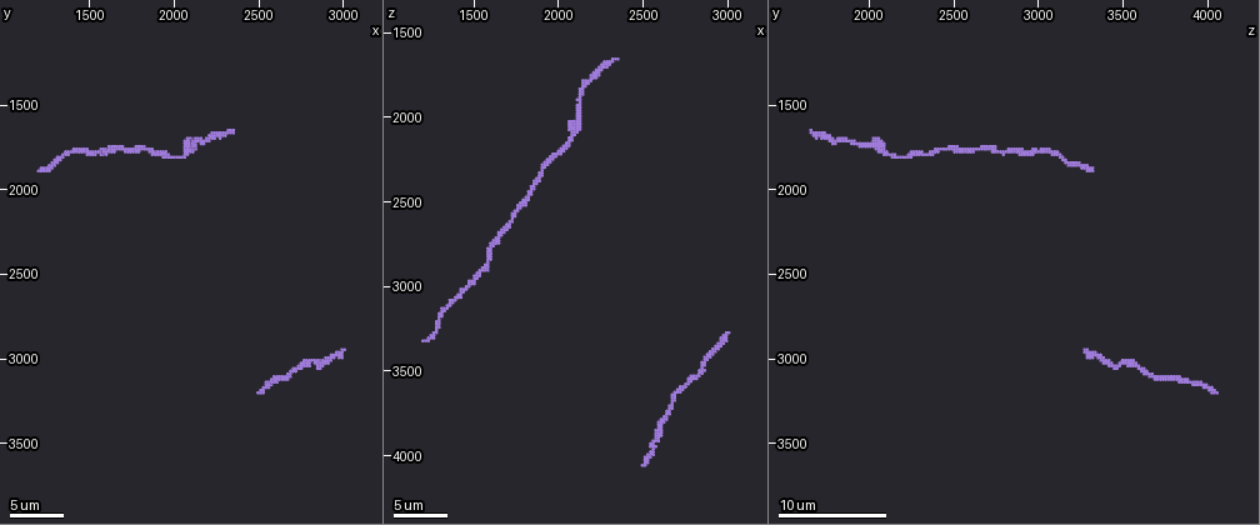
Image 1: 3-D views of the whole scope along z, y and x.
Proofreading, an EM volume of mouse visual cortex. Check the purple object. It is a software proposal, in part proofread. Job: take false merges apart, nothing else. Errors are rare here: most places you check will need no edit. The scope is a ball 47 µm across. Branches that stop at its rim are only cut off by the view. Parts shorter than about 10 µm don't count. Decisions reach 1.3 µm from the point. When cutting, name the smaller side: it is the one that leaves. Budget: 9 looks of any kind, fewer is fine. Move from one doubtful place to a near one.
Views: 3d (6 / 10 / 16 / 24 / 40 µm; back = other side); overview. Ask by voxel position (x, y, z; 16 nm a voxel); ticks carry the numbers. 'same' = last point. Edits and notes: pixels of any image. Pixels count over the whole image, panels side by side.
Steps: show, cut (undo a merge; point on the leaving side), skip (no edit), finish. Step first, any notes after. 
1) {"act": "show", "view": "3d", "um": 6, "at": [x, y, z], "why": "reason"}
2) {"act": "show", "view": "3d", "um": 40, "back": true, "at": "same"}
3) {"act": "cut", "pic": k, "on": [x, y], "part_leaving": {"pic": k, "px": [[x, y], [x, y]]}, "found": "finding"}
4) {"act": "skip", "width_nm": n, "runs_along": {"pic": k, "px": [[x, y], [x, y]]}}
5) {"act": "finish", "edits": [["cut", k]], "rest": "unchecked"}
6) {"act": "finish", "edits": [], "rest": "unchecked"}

{"act": "show", "view": "3d", "um": 10, "at": [2760, 3020, 3560], "why": "narrows sharply"}

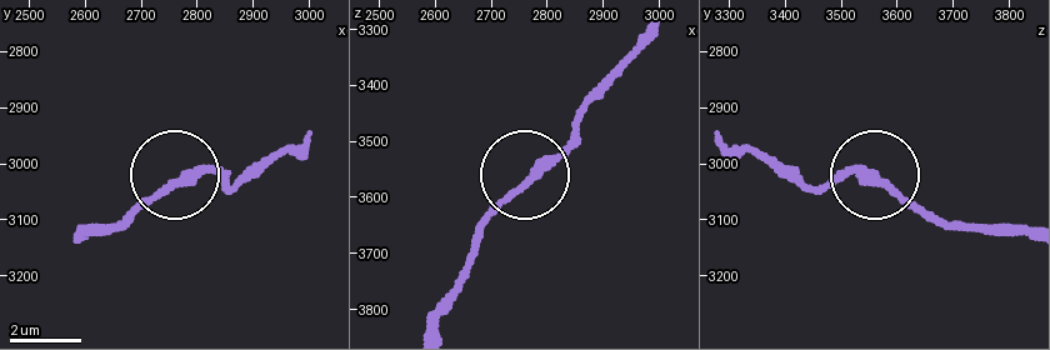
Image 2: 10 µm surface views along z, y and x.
{"act": "show", "view": "3d", "um": 6, "at": [2780, 3020, 3555]}

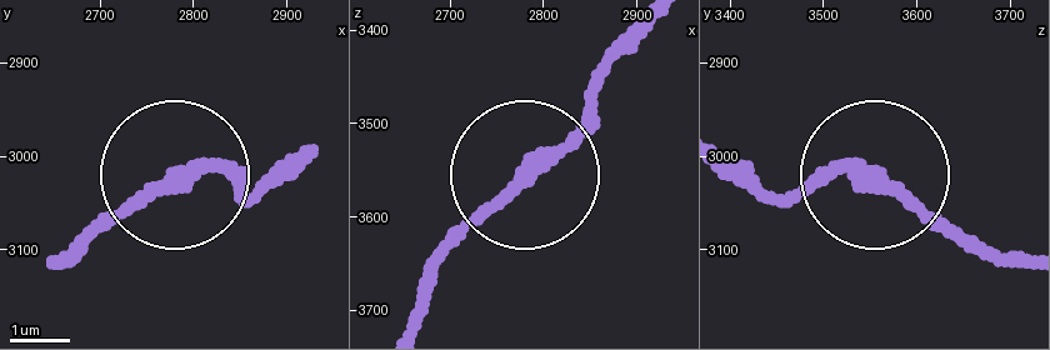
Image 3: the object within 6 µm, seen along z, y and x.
{"act": "skip", "width_nm": 270, "found": "one neuron here"}

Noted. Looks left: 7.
{"act": "show", "view": "3d", "um": 16, "at": [1880, 1800, 2340], "why": "calibre changes"}

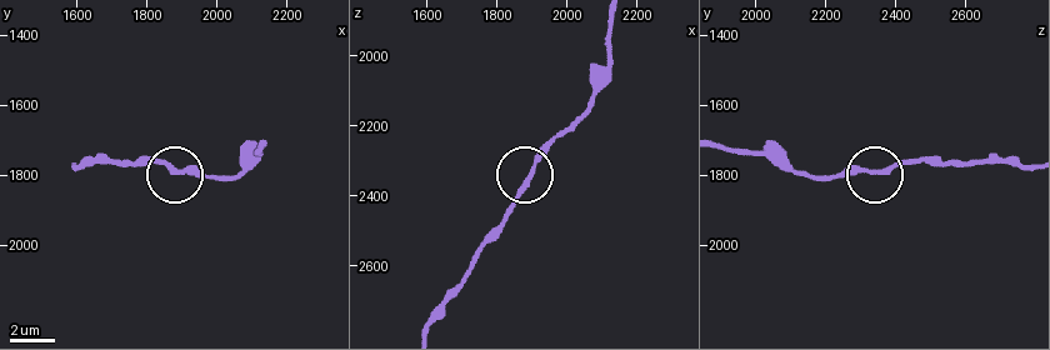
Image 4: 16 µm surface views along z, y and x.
{"act": "skip", "width_nm": 220, "found": "continuous, no second neuron"}

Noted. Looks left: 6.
{"act": "show", "view": "3d", "um": 6, "at": [2120, 1740, 2000], "why": "sudden change in width"}

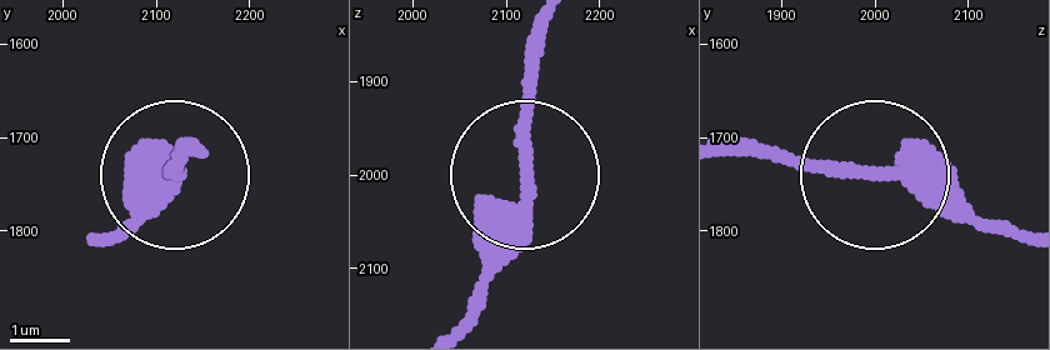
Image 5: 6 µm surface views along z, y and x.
{"act": "skip", "width_nm": 460, "runs_along": {"pic": 5, "px": [[458, 319], [518, 184], [531, 25]]}, "found": "one neuron here"}

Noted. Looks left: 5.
{"act": "show", "view": "3d", "um": 10, "at": [1720, 1760, 2620], "why": "thin neck"}

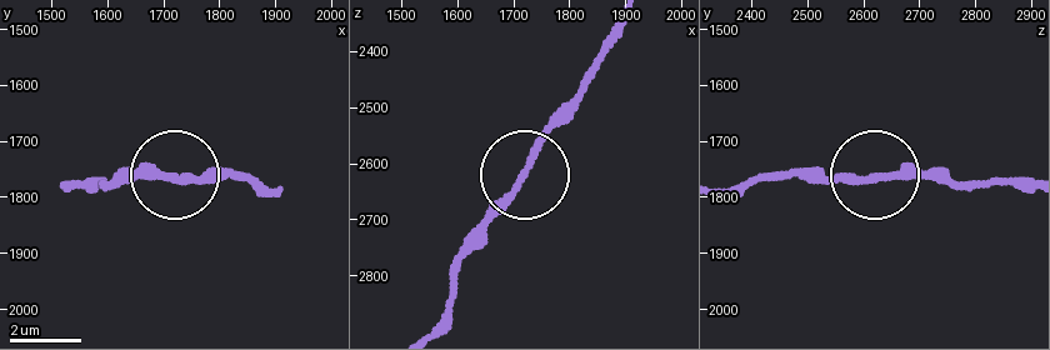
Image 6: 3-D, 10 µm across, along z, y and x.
{"act": "show", "view": "3d", "um": 6, "at": [1720, 1765, 2615]}

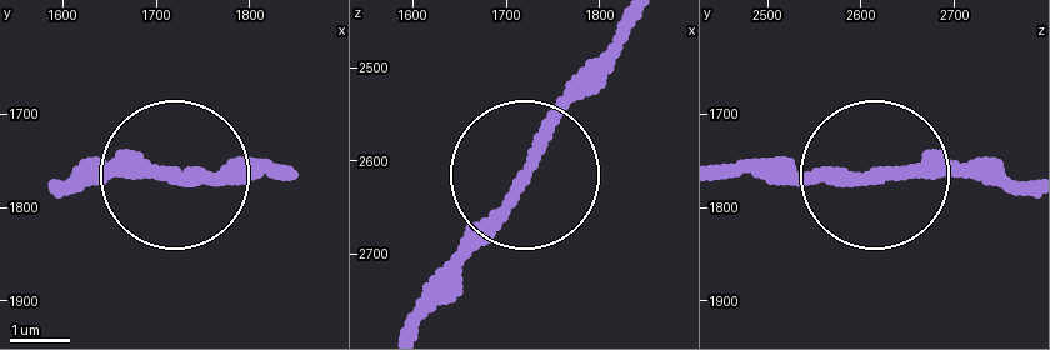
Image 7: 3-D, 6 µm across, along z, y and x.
{"act": "skip", "runs_along": {"pic": 7, "px": [[1026, 186], [763, 171]]}, "found": "one neuron here"}

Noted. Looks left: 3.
{"act": "finish", "edits": [], "rest": "unchecked"}

